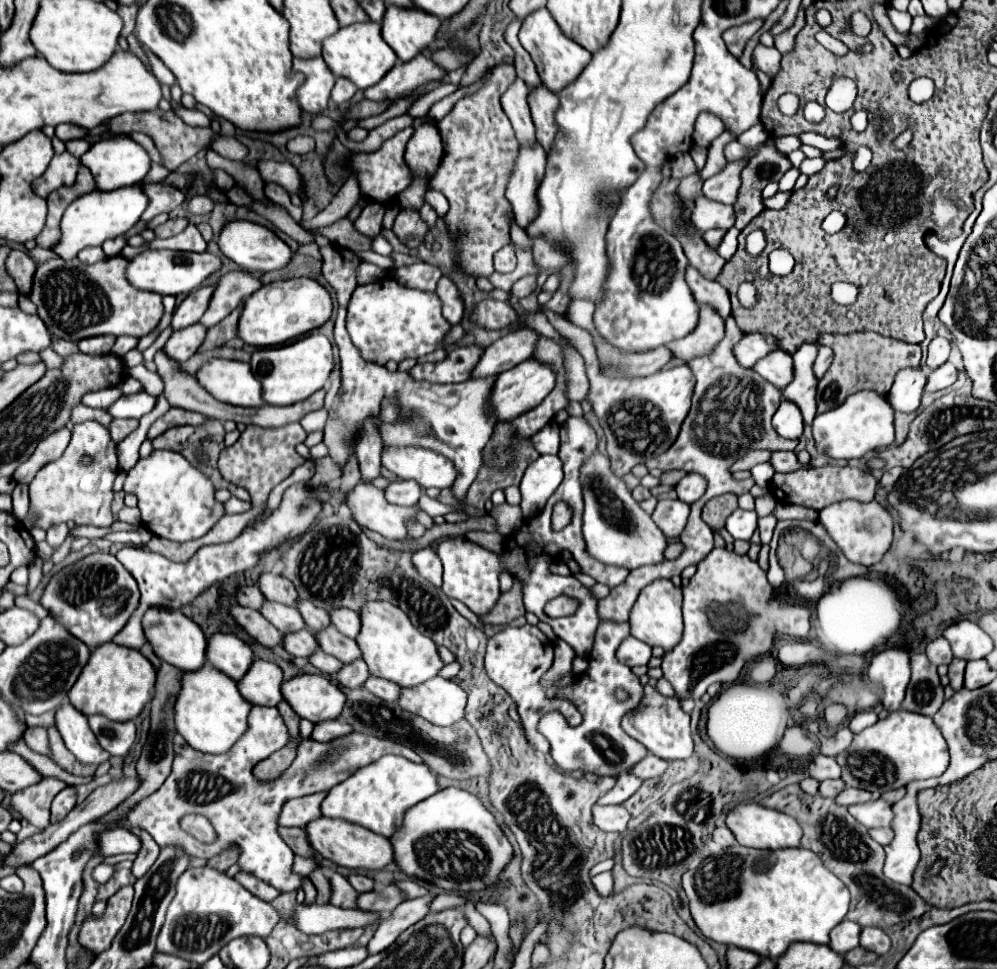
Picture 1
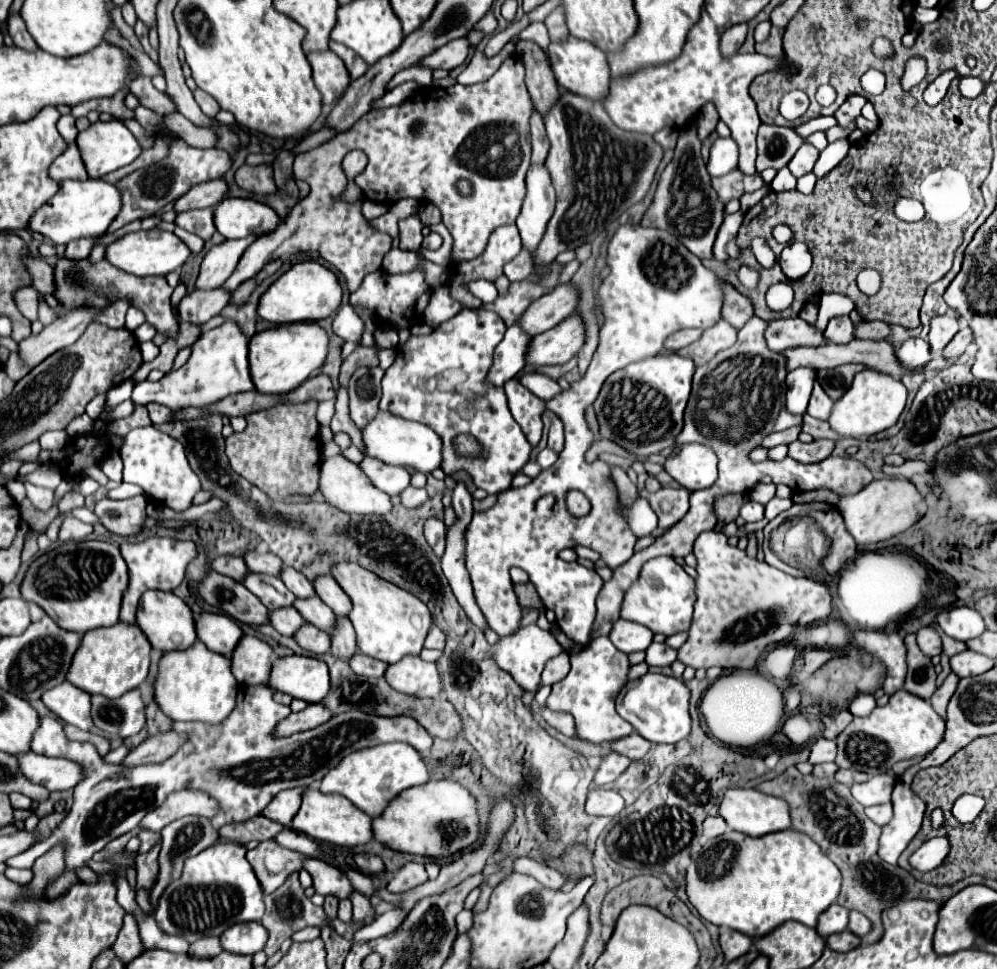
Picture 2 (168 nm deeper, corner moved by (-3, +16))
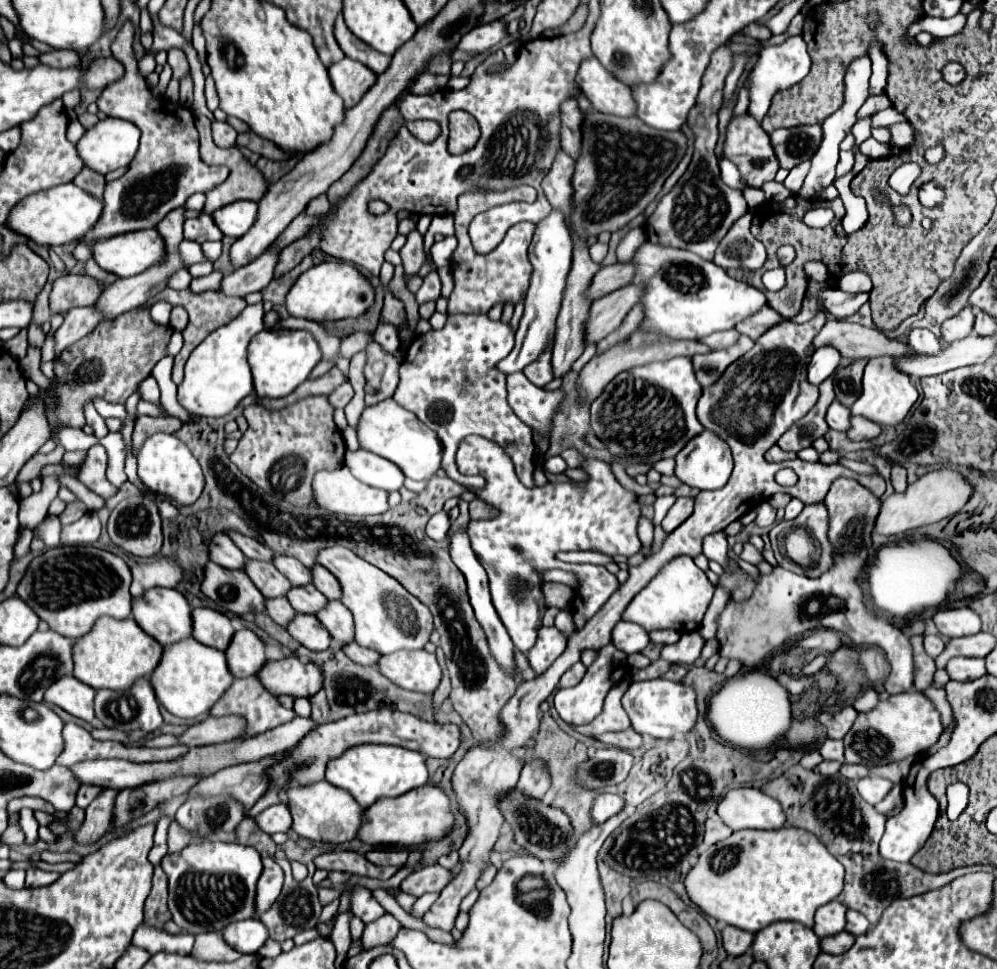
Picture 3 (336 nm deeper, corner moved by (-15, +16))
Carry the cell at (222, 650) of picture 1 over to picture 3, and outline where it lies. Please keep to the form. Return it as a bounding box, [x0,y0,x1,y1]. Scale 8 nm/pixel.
[193,608,235,650]

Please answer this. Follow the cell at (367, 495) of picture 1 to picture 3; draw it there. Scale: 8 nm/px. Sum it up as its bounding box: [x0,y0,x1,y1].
[313,466,389,514]

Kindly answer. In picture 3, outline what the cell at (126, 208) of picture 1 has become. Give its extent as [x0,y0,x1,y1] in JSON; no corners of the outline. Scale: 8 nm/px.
[9,182,103,246]

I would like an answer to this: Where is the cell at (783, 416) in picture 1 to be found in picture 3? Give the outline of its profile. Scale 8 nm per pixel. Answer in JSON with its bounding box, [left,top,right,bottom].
[807,346,841,386]

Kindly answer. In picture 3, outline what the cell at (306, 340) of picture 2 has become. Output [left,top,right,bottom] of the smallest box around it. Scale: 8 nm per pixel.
[249,330,321,398]

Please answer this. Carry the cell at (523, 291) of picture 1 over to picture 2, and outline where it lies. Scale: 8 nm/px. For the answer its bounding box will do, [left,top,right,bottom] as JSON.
[537,92,663,262]

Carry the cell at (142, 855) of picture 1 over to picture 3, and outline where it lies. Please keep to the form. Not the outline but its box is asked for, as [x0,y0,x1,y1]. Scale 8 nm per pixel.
[145,866,171,928]

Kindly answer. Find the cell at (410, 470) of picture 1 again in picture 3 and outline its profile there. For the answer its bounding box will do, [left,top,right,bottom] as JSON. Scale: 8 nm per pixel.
[357,398,441,480]

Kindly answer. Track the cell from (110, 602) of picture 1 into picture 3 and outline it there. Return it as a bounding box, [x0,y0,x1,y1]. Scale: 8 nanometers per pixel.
[17,546,131,640]

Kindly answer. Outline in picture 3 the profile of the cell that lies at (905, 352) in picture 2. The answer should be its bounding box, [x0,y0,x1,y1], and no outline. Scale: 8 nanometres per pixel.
[909,328,941,354]

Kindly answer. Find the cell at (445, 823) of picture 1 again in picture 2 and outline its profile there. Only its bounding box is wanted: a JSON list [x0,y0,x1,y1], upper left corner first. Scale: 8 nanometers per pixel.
[373,780,481,858]

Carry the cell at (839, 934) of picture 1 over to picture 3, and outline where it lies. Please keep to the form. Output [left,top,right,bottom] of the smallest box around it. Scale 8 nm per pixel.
[813,900,847,938]

